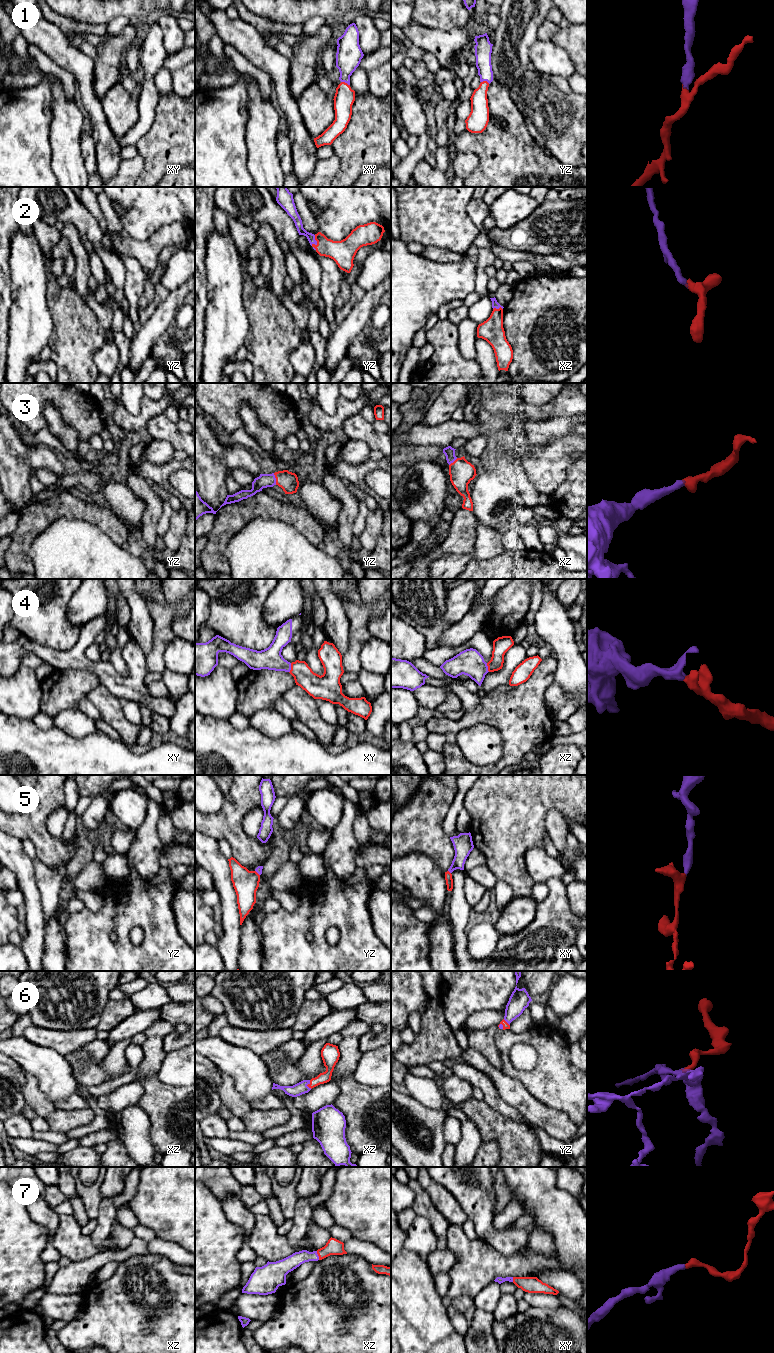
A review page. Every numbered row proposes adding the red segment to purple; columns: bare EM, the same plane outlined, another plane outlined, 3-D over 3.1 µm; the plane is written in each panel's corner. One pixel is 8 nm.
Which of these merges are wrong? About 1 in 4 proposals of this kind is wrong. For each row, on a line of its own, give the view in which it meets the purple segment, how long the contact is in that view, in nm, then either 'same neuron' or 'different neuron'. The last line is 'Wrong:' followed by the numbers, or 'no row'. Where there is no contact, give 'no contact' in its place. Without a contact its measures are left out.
1: meets purple in xy; contact 80 nm long; same neuron
2: meets purple in yz; contact 120 nm long; same neuron
3: meets purple in yz; contact 100 nm long; same neuron
4: meets purple in xy; contact 80 nm long; same neuron
5: meets purple in xy; contact 40 nm long; same neuron
6: meets purple in xz; contact 70 nm long; same neuron
7: meets purple in xz; contact 80 nm long; same neuron
Wrong: no row

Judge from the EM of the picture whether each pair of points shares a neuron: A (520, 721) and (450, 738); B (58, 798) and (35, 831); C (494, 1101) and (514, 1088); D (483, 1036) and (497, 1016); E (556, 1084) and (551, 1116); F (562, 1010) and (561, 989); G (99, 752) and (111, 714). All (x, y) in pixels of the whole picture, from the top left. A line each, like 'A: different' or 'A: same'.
A: same
B: same
C: different
D: different
E: different
F: same
G: different

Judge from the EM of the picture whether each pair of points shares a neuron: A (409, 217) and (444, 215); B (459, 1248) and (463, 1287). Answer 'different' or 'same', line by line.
A: same
B: same

